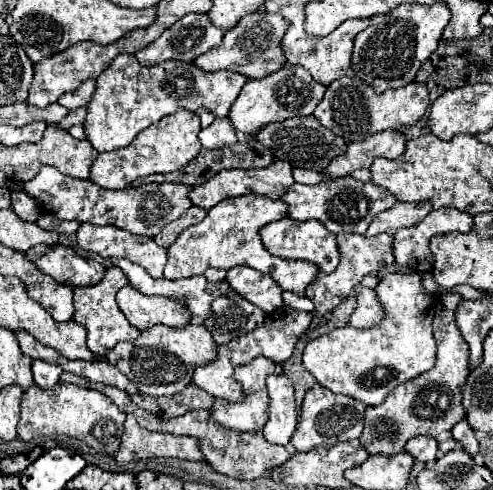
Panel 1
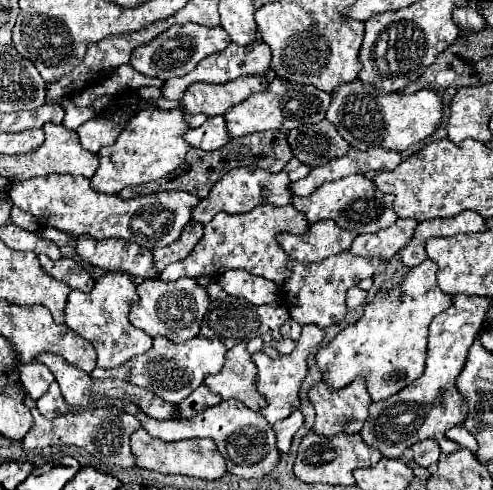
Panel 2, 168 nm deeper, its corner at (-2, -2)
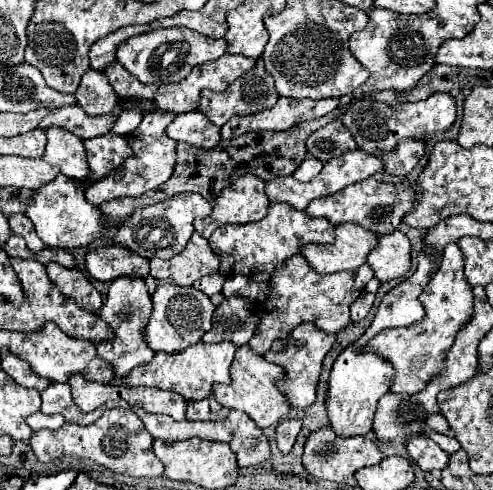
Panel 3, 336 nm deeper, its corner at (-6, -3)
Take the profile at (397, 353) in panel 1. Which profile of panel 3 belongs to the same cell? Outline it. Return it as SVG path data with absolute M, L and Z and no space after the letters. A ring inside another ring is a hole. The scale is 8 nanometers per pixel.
M450 243L444 249L438 269L434 271L432 279L424 287L424 291L420 293L420 303L426 311L422 321L416 321L408 327L384 329L366 343L366 351L372 351L372 353L380 355L382 359L386 359L388 363L392 363L394 371L396 371L396 379L394 379L390 391L394 391L394 393L410 393L412 395L412 393L420 391L422 387L426 387L428 379L432 379L432 375L440 373L444 355L446 355L448 347L452 347L452 339L456 337L460 327L472 317L472 307L474 307L472 287L468 285L468 281L464 277L464 261L462 261L462 255L460 255L460 249L456 247L456 243Z

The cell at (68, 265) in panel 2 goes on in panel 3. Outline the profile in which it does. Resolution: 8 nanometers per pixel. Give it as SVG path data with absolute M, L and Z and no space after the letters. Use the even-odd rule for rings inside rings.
M48 263L46 271L48 271L48 277L58 285L58 289L64 295L72 297L82 309L88 309L88 311L100 309L102 297L100 297L98 289L92 285L88 275L82 273L78 267L66 269L58 263Z

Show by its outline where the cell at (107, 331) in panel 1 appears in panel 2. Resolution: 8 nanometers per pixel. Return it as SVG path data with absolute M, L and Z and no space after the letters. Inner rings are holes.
M108 272L96 280L92 292L72 290L68 296L68 304L64 310L64 324L80 334L84 340L92 342L98 352L98 366L100 368L116 368L128 362L132 356L146 354L152 348L152 338L142 330L134 328L128 320L130 306L138 302L136 286L128 274Z

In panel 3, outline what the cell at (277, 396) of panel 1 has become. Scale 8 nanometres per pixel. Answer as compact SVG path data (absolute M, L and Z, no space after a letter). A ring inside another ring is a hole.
M284 419L276 427L276 443L282 453L288 453L302 429L302 419Z

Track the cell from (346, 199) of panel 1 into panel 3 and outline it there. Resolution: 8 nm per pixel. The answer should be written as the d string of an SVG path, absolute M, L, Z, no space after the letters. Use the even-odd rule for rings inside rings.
M370 177L360 183L348 185L346 189L342 189L334 195L324 195L324 197L310 201L306 207L306 213L314 219L320 219L320 217L328 219L332 225L356 223L356 225L364 227L366 231L384 235L384 233L392 233L398 229L404 213L408 213L414 207L414 201L416 201L416 193L410 183L388 185L388 183L380 183L374 177Z

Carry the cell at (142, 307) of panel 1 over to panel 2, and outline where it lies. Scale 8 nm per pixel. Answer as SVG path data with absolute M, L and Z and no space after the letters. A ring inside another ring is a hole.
M160 278L144 280L136 290L140 294L140 304L134 304L130 310L130 322L134 328L140 328L150 338L164 336L172 342L186 342L188 338L198 336L202 318L210 306L210 298L194 278L180 278L176 282L162 282Z

